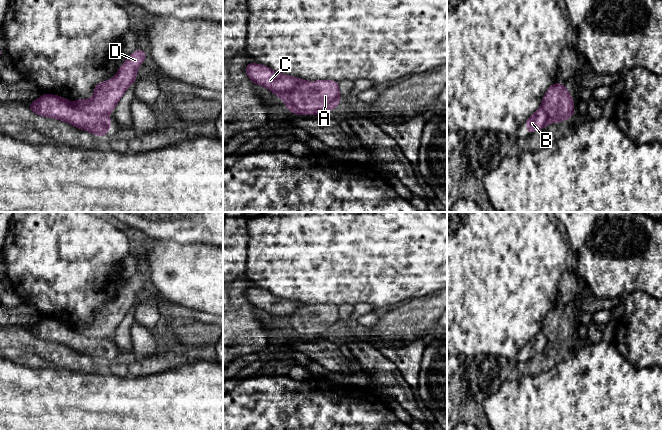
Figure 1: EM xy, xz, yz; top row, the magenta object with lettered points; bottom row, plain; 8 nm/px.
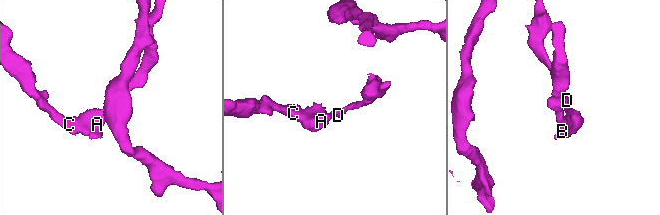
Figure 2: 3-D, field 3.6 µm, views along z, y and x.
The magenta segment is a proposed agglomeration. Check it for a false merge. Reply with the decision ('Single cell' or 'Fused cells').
Fused cells

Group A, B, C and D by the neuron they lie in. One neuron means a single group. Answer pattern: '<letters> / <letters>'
A D / B C

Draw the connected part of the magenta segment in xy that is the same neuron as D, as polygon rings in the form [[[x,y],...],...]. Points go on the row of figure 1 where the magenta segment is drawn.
[[[137,49],[118,69],[114,78],[103,81],[94,87],[94,95],[90,99],[78,99],[72,104],[81,110],[97,115],[107,115],[114,111],[128,87],[135,83],[138,67],[145,61],[141,49]]]

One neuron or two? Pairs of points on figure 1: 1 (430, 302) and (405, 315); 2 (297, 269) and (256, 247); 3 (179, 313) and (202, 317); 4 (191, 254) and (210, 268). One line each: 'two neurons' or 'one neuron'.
1: one neuron
2: one neuron
3: one neuron
4: one neuron

